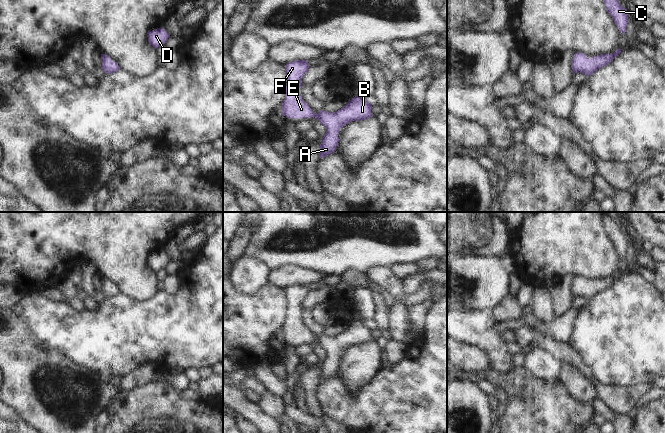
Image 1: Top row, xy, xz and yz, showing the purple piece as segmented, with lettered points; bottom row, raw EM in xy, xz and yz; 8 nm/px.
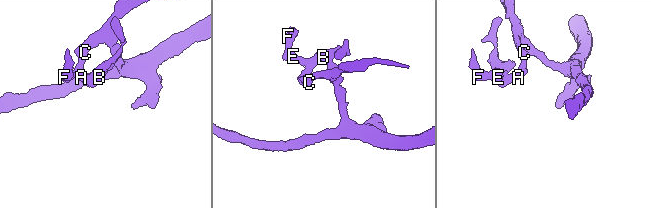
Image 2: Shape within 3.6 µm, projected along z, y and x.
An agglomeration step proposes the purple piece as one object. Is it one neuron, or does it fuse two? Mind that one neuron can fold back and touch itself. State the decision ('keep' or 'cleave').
keep

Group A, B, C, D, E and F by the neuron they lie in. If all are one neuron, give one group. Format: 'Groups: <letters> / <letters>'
Groups: A B C D E F

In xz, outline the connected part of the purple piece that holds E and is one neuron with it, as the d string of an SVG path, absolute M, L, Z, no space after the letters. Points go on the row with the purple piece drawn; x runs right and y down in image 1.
M295 60L285 65L287 87L281 113L283 116L293 119L314 117L326 127L327 131L319 147L319 156L324 158L336 151L341 127L352 121L368 119L373 115L371 114L371 104L362 96L352 98L336 112L322 110L315 114L300 95L301 80L309 67L305 60Z

